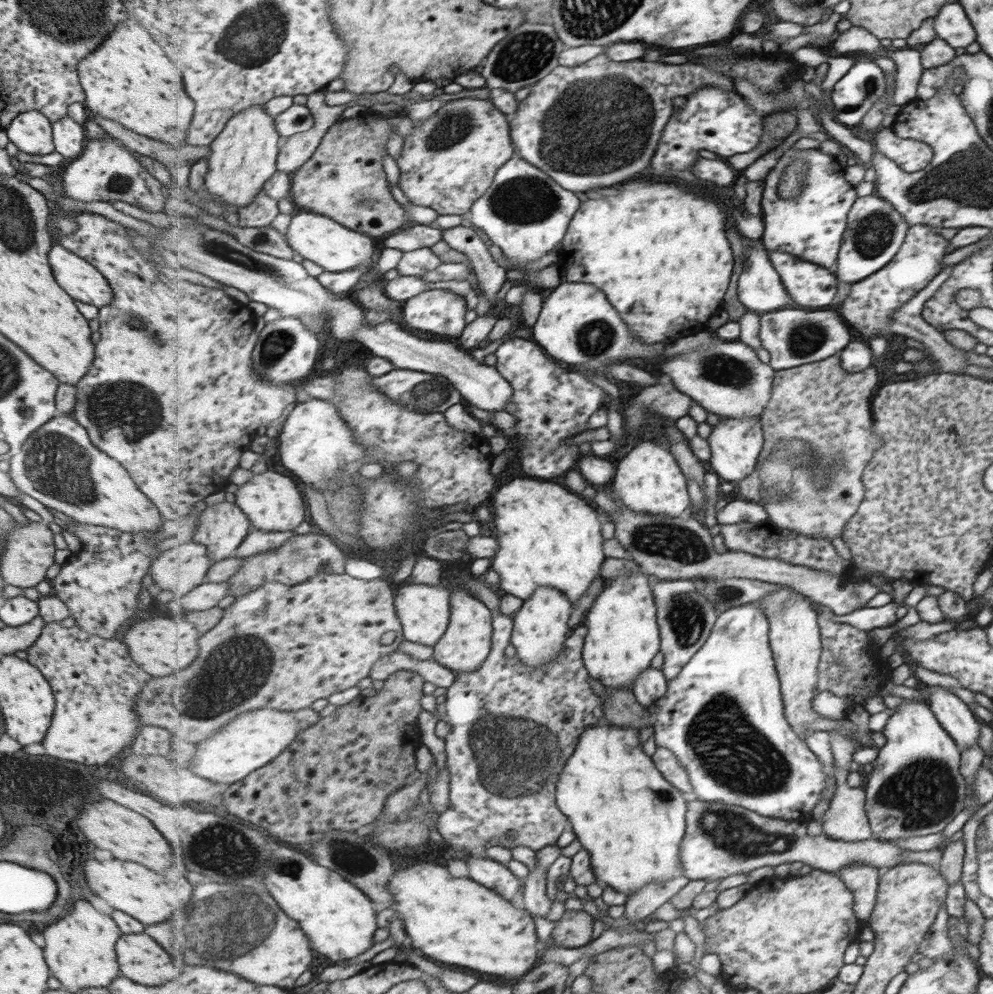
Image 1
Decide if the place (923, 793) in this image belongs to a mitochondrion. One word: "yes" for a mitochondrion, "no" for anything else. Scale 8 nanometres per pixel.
yes

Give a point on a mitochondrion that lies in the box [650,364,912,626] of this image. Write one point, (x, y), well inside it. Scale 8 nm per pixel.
(816, 472)

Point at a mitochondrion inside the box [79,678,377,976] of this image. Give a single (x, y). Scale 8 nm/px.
(250, 925)

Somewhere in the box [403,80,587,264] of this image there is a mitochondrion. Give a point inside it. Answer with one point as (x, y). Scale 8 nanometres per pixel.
(521, 199)

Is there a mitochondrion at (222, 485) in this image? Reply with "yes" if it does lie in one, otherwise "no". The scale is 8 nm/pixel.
no

